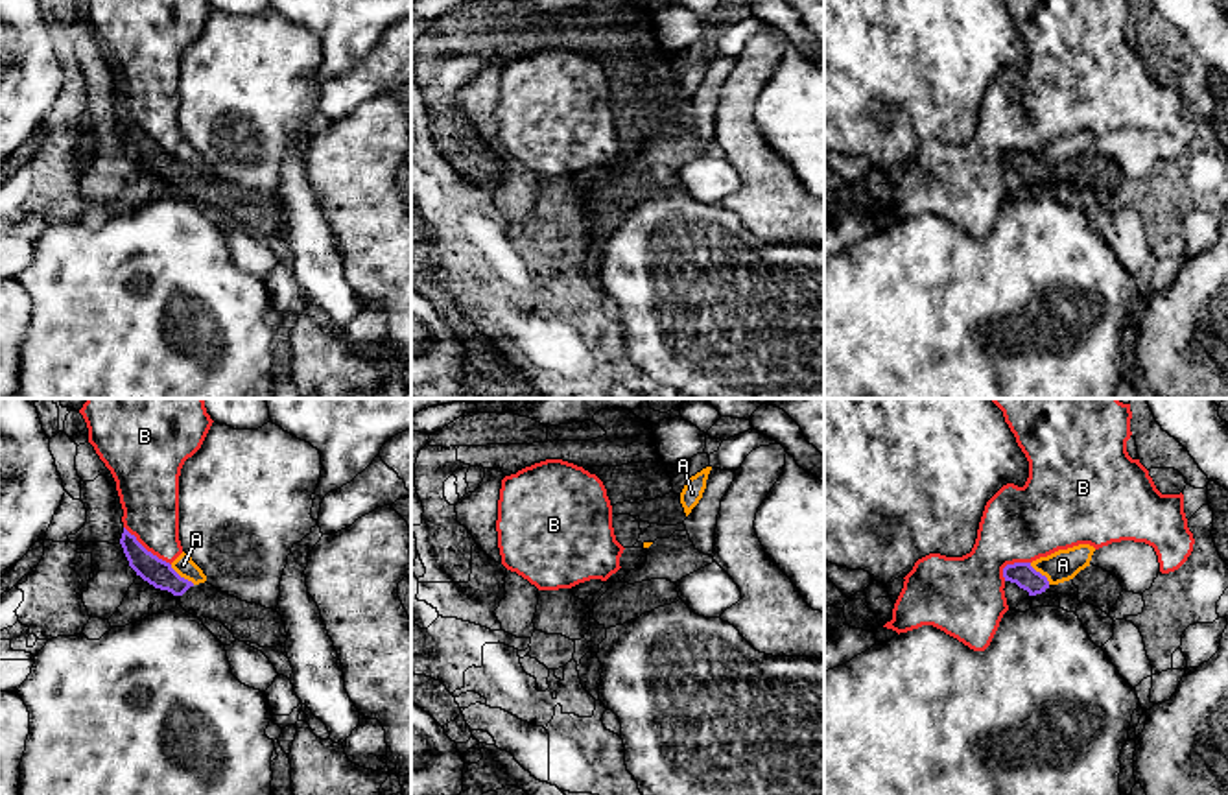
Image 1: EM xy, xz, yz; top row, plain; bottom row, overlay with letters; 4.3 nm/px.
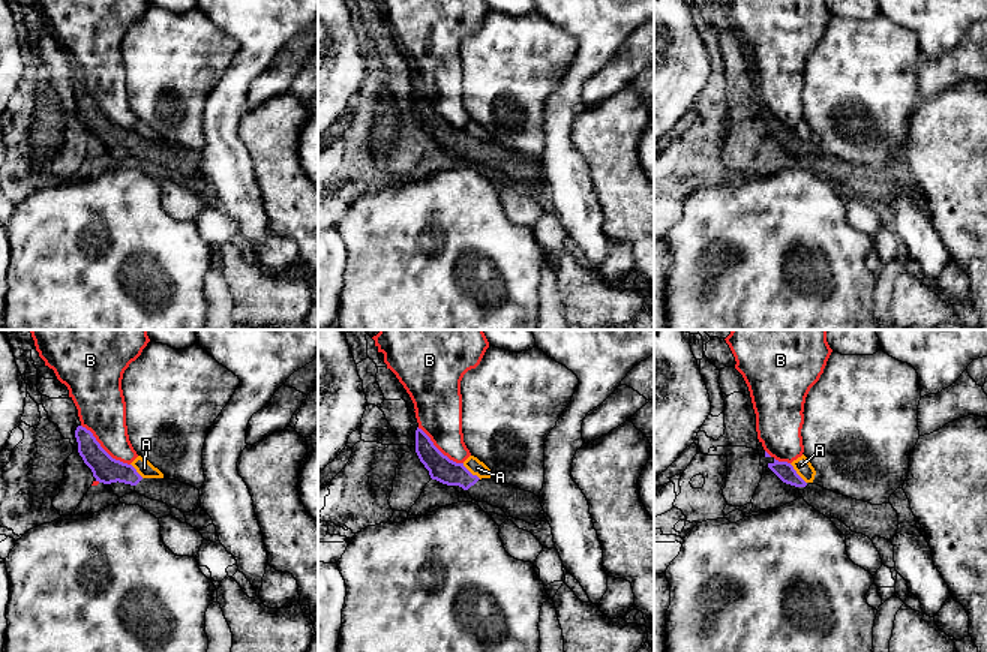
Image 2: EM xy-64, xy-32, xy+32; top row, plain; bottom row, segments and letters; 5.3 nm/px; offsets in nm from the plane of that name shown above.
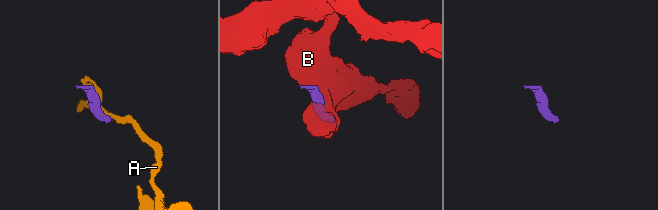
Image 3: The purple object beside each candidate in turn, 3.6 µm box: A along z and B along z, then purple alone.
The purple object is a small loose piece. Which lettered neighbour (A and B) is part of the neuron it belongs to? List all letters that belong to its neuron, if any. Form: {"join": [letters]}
{"join": []}

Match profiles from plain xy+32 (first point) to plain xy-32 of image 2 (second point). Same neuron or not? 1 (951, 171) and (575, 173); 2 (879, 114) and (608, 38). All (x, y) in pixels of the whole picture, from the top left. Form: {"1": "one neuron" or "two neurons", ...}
{"1": "two neurons", "2": "two neurons"}

